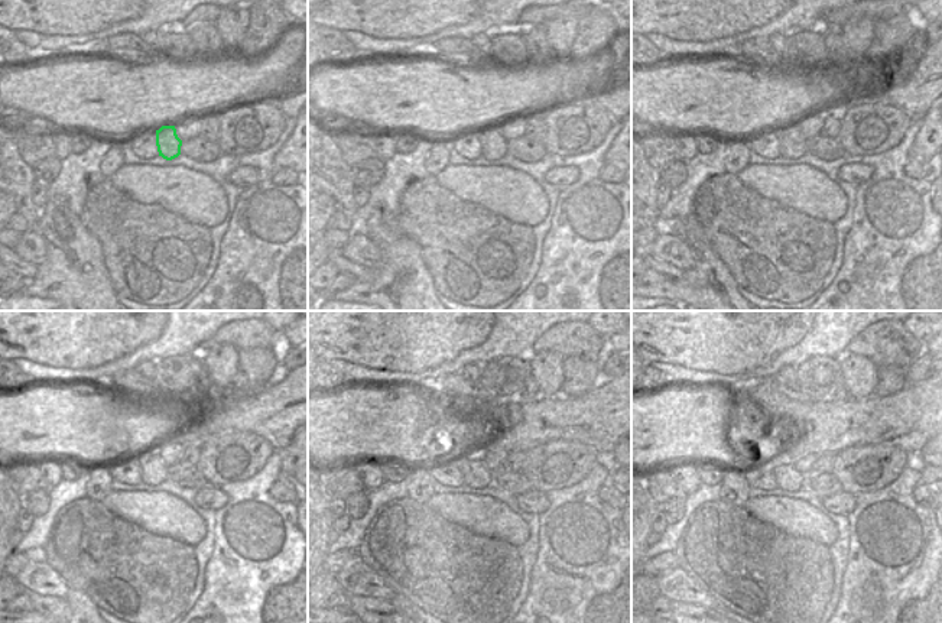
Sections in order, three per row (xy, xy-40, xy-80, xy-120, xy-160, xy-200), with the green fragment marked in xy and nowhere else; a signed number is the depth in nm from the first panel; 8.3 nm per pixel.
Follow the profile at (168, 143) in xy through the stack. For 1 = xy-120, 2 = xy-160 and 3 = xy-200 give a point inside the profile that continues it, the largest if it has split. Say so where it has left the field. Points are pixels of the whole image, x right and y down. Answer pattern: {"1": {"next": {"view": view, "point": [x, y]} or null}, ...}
{"1": {"next": {"view": "xy-120", "point": [152, 470]}}, "2": {"next": {"view": "xy-160", "point": [476, 474]}}, "3": {"next": {"view": "xy-200", "point": [793, 474]}}}

